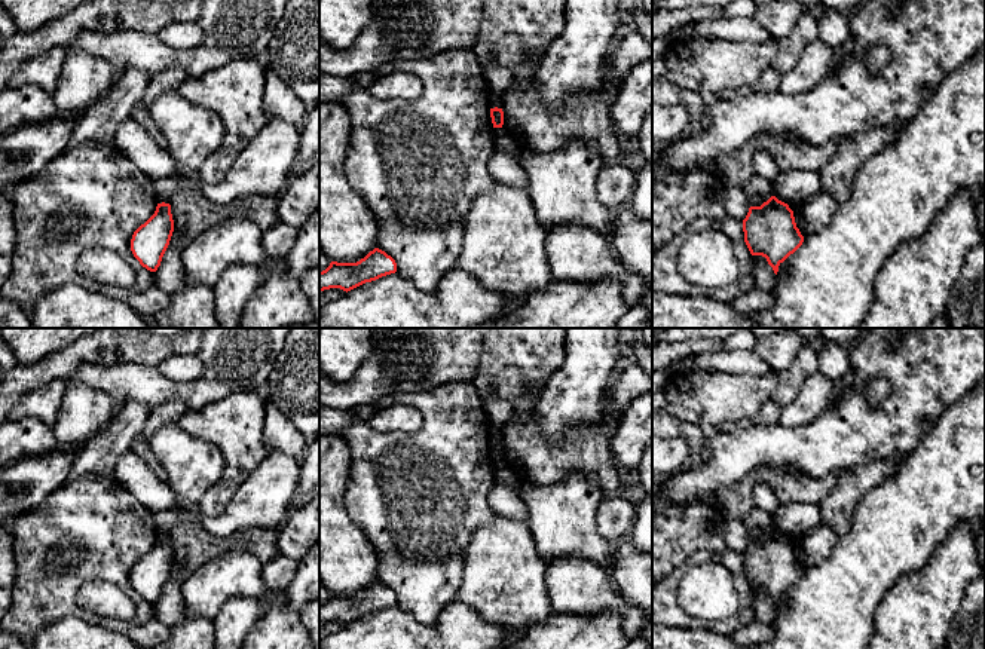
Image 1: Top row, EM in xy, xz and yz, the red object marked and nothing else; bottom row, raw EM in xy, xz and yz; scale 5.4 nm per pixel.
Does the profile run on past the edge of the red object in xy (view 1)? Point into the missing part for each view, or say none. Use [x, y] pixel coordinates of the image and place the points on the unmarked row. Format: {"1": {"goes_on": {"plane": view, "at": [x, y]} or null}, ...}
{"1": {"goes_on": null}}

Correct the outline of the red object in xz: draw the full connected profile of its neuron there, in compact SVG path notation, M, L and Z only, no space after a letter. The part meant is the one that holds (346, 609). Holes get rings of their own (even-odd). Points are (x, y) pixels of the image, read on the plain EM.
M374 581L357 596L331 594L325 603L319 604L319 624L340 621L348 625L395 604L395 593L385 584Z

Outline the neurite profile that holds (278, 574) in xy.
M278 554L267 563L263 563L261 578L269 591L284 593L293 582L296 570L296 561Z

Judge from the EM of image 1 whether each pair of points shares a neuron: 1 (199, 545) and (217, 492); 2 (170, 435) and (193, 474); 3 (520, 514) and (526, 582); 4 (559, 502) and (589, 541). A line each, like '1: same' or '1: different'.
1: different
2: same
3: different
4: same

